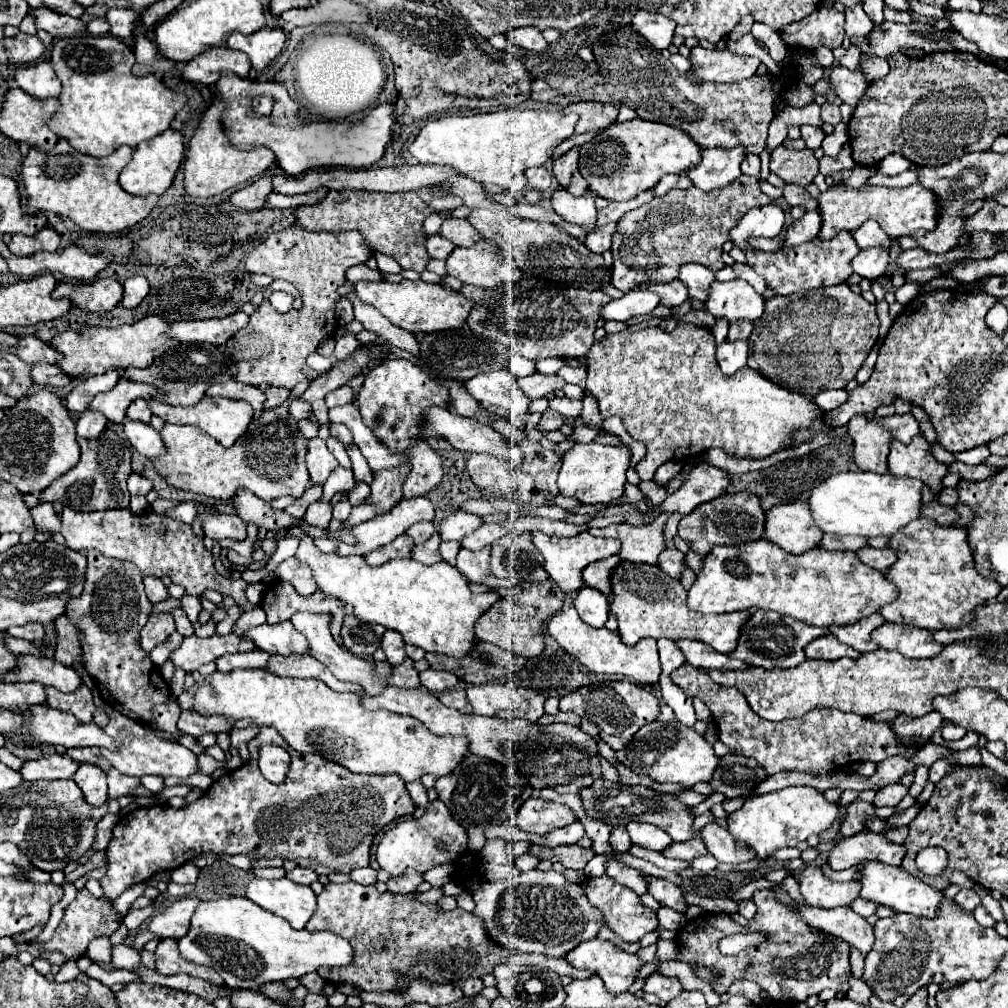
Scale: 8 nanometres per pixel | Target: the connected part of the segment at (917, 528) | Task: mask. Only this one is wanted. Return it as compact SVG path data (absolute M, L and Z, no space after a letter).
M924 516L900 528L890 538L890 548L898 550L898 562L886 574L898 586L900 596L880 610L884 620L926 630L952 630L968 624L978 606L996 598L1002 586L976 572L966 538L968 532L964 528L940 526Z

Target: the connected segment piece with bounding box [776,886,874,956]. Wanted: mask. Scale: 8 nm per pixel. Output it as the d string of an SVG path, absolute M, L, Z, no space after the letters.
M776 886L778 898L790 906L796 906L798 916L808 922L812 928L818 928L826 934L838 936L842 940L846 940L850 946L854 946L862 956L866 956L872 950L874 944L874 926L868 924L868 920L860 914L856 914L850 908L832 908L832 910L824 910L824 908L816 908L816 906L802 906L796 904L788 892L780 886Z

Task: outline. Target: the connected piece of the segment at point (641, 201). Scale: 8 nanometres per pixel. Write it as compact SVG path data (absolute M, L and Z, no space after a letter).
M646 190L644 194L638 194L636 198L632 200L624 200L624 202L610 202L608 208L600 210L598 212L598 226L606 224L606 222L618 222L626 212L638 208L638 206L644 206L646 202L650 202L654 198L654 190Z

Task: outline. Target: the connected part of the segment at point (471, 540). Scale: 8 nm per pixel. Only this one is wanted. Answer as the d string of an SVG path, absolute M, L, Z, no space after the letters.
M484 522L478 530L474 530L472 534L468 534L460 546L468 548L468 550L480 550L484 546L490 546L494 540L502 538L506 534L504 524L502 522Z

